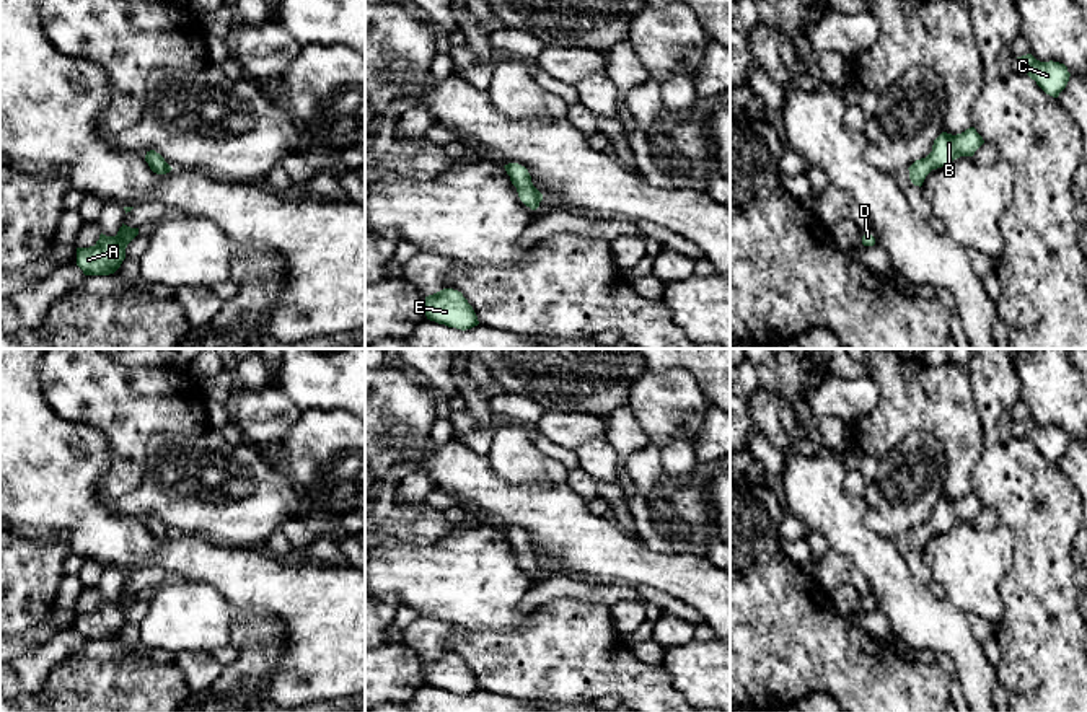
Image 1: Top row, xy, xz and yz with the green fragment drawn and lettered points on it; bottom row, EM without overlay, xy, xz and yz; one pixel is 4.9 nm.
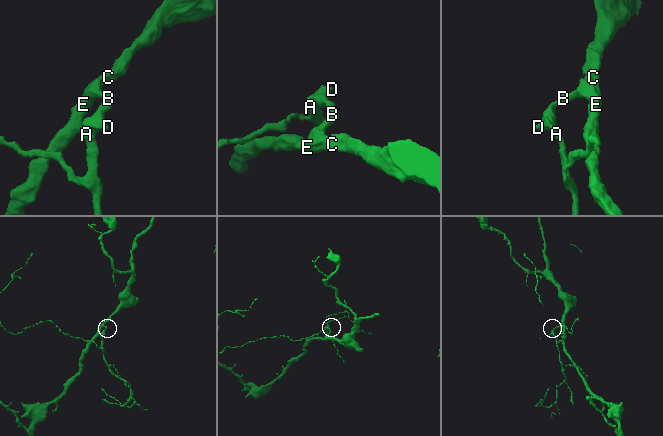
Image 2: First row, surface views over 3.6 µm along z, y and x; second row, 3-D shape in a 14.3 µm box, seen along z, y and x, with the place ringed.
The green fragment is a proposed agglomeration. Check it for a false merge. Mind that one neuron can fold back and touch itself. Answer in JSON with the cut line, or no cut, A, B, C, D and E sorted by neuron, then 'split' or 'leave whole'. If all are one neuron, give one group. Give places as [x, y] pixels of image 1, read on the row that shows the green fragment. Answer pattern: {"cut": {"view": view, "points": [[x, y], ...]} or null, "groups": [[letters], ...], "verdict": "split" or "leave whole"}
{"cut": null, "groups": [["A", "B", "C", "D", "E"]], "verdict": "leave whole"}

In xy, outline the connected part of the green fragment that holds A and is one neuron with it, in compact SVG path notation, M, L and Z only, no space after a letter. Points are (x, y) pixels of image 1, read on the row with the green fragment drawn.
M122 223L116 236L99 235L95 246L77 248L77 266L85 275L114 274L125 259L127 244L139 235L139 228Z

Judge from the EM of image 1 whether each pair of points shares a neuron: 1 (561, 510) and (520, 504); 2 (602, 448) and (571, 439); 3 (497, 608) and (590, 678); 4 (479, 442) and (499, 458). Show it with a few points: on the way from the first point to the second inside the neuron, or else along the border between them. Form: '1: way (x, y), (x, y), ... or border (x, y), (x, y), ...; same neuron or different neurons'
1: way (551, 510), (530, 509); same neuron
2: border (605, 437), (590, 437), (574, 450); different neurons
3: border (535, 611), (520, 628), (484, 632); different neurons
4: border (492, 432), (492, 442), (486, 455); different neurons

